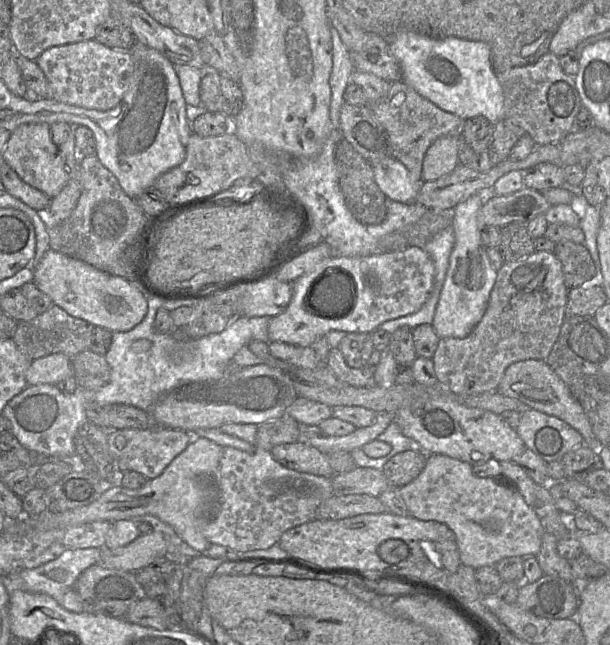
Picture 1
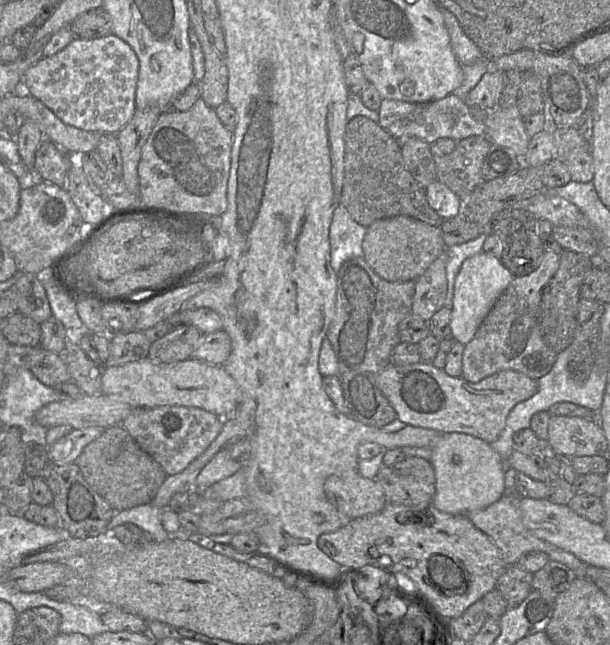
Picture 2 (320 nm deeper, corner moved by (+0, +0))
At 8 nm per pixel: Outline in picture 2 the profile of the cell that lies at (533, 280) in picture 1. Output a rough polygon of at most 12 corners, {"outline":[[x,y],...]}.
{"outline":[[545,250],[513,277],[464,346],[461,377],[502,370],[538,380],[557,353],[541,334]]}

